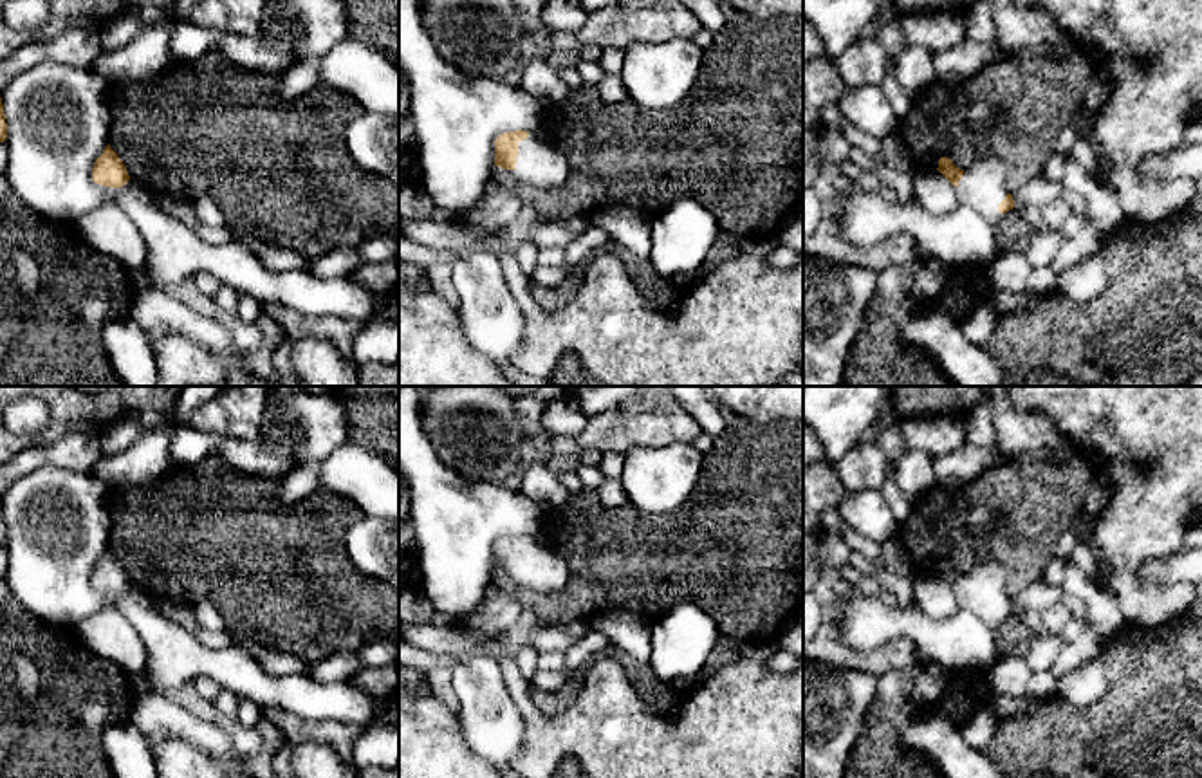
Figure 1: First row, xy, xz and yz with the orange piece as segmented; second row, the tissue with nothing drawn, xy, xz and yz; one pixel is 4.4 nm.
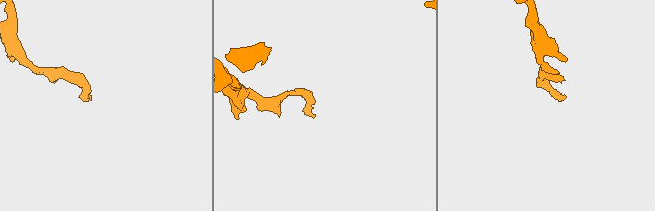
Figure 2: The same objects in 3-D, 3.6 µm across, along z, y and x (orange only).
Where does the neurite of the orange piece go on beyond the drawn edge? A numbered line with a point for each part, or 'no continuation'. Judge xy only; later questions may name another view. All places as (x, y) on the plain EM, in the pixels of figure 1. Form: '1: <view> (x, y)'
no continuation

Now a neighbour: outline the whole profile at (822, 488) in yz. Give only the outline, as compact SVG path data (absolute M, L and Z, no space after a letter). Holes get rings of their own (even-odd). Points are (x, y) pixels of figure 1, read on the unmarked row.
M821 460L803 466L803 594L814 590L823 565L818 554L823 536L821 513L837 507L846 493L834 464Z

